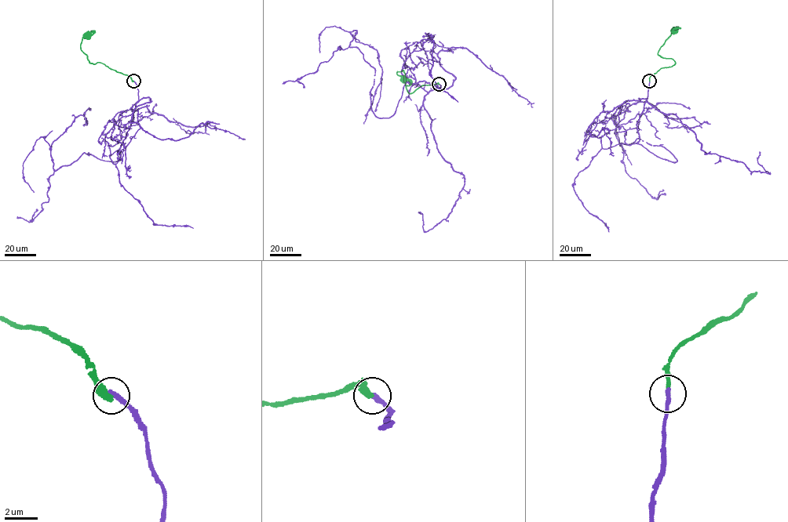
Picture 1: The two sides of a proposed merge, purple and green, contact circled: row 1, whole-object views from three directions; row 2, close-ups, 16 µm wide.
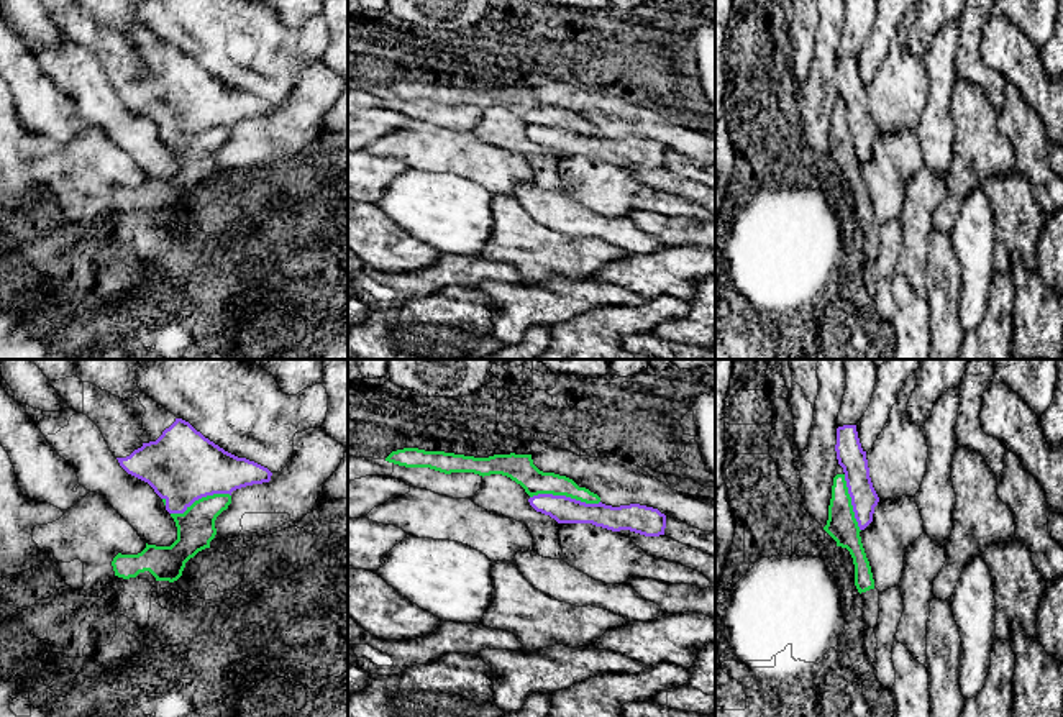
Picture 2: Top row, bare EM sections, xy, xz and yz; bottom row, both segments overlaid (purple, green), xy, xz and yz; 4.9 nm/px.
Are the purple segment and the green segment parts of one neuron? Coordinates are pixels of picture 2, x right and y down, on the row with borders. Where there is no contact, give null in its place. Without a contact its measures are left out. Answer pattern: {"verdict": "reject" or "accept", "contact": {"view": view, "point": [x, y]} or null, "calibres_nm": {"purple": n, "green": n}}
{"verdict": "reject", "contact": {"view": "xz", "point": [565, 496]}, "calibres_nm": {"purple": 130, "green": 130}}

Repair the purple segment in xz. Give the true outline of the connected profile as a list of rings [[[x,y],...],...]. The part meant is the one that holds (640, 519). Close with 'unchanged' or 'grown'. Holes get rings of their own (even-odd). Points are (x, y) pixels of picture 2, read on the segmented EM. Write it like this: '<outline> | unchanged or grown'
[[[553,494],[533,496],[528,502],[536,512],[550,515],[558,523],[592,523],[612,532],[630,530],[645,537],[664,535],[666,528],[664,514],[640,504],[612,507]]] | unchanged

